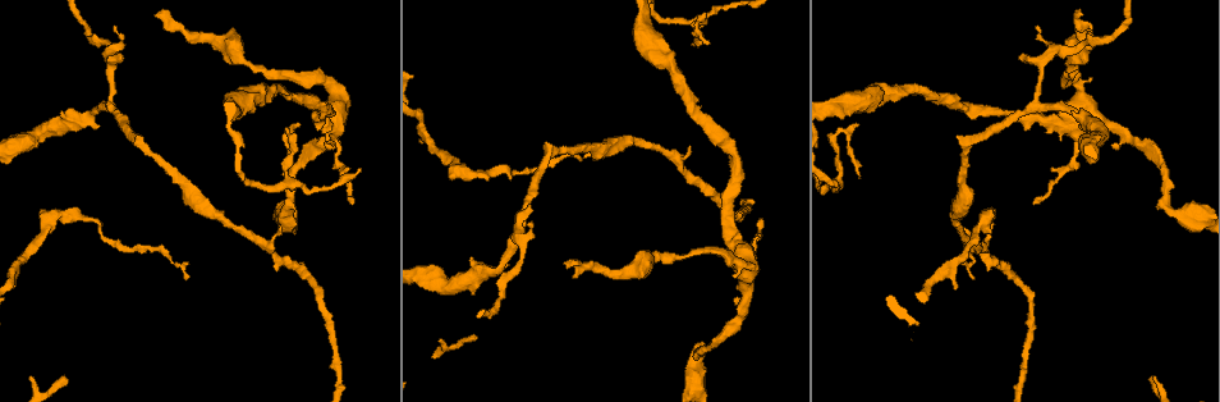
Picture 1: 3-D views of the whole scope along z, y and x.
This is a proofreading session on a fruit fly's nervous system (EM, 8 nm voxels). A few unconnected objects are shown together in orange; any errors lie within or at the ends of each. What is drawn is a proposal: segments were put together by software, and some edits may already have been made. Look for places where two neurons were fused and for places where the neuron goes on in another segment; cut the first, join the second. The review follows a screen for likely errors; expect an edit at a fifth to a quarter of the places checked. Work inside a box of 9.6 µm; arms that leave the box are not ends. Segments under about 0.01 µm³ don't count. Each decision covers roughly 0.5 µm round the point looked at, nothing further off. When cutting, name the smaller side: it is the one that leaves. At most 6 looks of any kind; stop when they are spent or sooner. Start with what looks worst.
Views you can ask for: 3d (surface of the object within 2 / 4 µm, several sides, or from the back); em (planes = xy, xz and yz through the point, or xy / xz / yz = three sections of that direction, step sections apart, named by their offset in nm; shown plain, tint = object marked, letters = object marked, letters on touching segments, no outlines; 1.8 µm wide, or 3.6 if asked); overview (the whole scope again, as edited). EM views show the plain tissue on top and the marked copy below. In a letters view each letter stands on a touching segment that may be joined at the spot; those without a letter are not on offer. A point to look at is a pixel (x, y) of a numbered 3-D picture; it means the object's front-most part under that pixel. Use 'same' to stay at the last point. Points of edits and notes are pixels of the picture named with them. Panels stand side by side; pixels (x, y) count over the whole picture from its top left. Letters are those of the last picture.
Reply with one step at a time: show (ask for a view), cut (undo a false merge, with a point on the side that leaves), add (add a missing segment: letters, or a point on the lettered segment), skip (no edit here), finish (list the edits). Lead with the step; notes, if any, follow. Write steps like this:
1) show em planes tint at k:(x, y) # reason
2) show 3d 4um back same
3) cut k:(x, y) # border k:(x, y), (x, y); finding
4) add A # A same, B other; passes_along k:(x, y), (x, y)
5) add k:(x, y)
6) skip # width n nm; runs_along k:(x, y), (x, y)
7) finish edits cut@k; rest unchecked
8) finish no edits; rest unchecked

show em yz step 8 letters at 1:(458, 171) # branch point

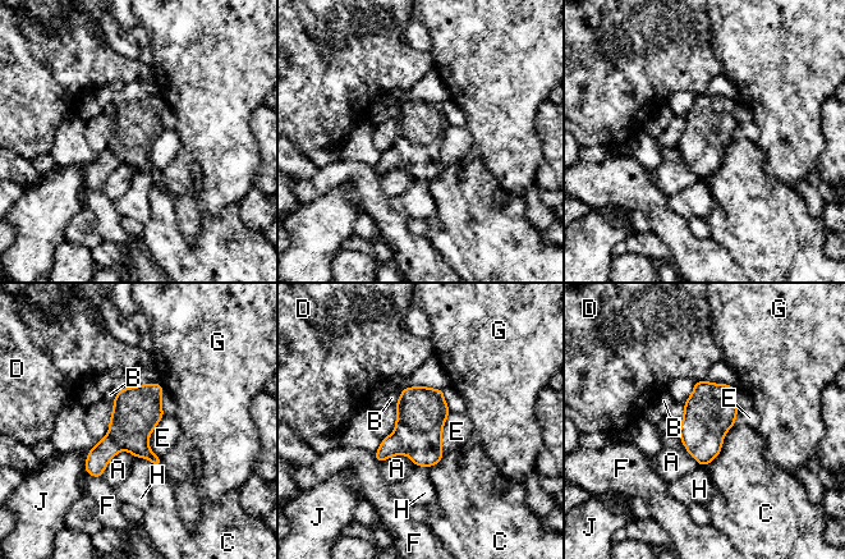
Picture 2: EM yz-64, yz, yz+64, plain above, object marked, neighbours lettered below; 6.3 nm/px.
show em planes letters same # another direction

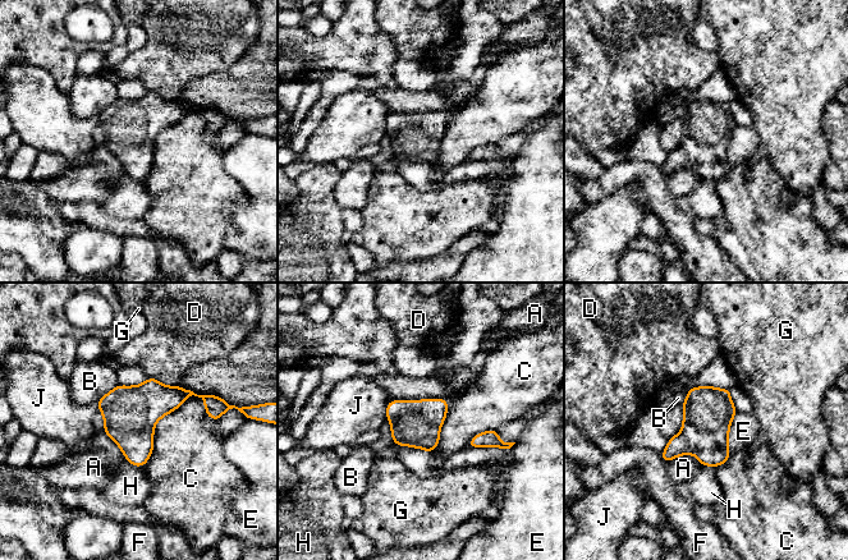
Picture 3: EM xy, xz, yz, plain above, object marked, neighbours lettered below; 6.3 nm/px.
skip # A other, B other, C other, D other, E other, F other, G other, H other, J other; border 3:(201, 396), (156, 422), (142, 466); one neuron here

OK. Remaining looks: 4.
show em planes tint at 1:(243, 62) # sudden change in width

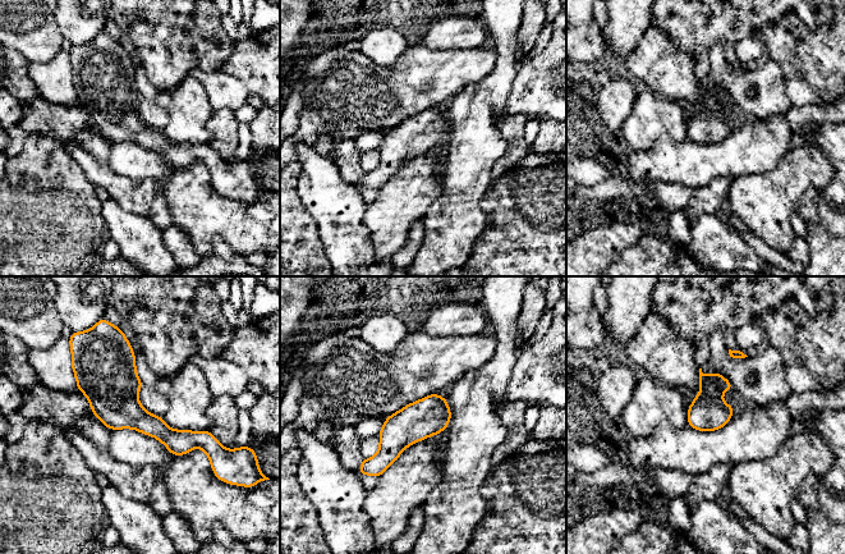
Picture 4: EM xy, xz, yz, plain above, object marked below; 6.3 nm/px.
show em planes letters same

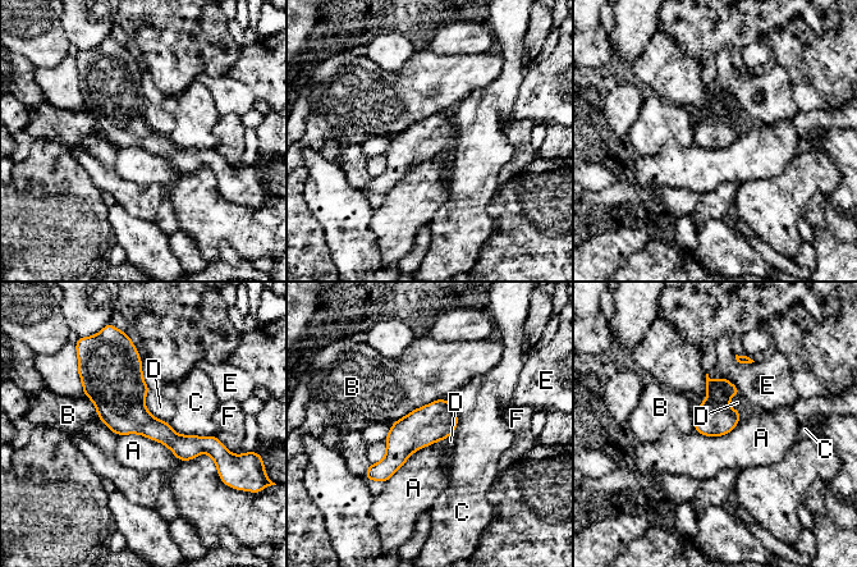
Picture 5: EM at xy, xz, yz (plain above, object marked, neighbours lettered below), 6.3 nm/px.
skip # width 240 nm; A other, B other, C other, D other, E other, F other; border 5:(118, 434), (159, 440), (178, 460); all the same neuron

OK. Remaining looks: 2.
show 3d 2um at 1:(758, 220) # tapers out

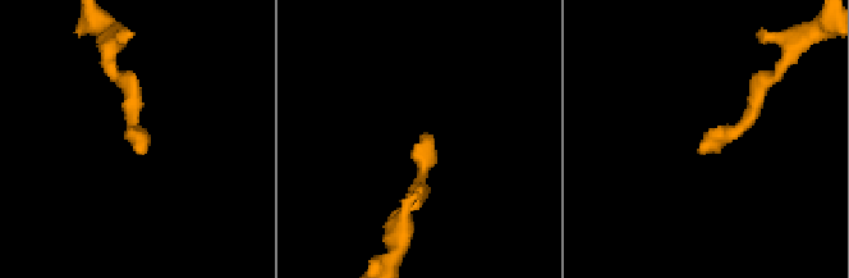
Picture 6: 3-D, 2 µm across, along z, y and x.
show em planes letters at 6:(425, 132)

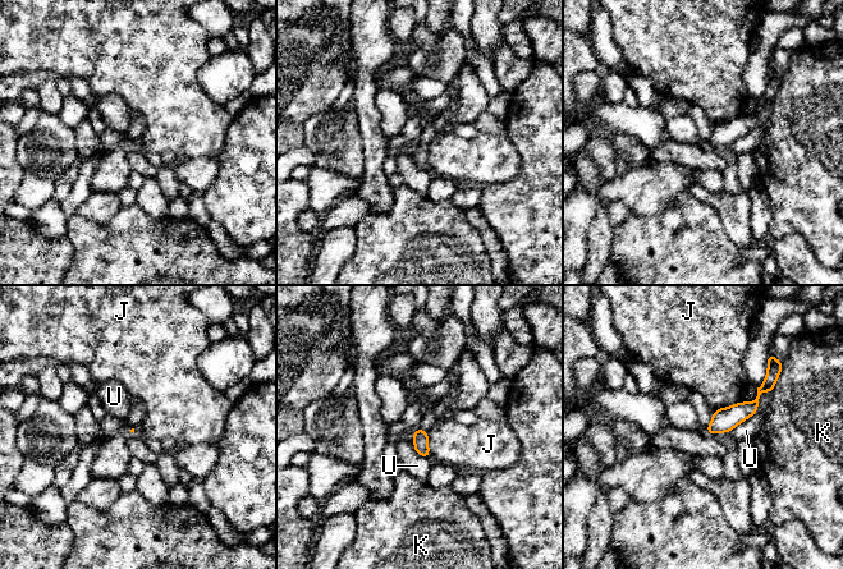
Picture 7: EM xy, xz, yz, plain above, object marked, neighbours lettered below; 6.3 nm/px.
skip # J other, K other, U other; runs_along 7:(769, 385), (747, 409), (710, 430); no lettered segment goes on from it

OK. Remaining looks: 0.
finish no edits; rest unchecked

